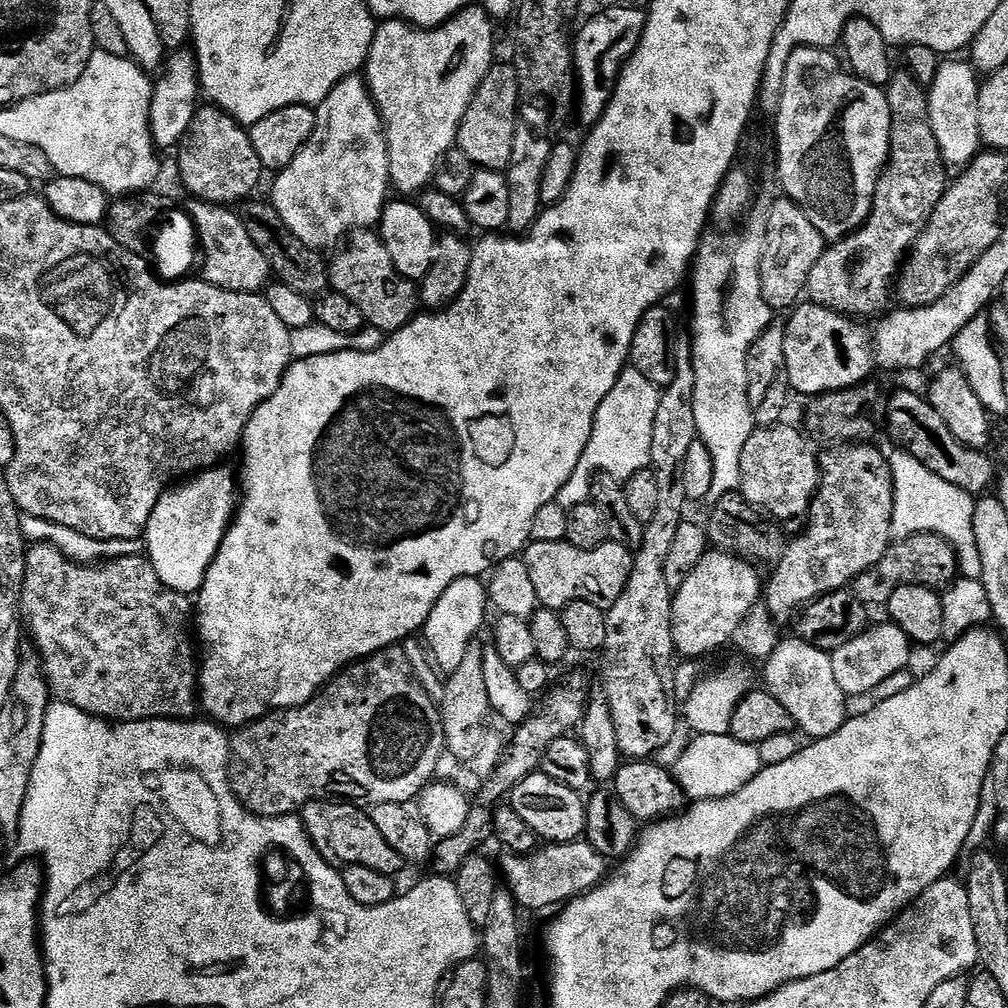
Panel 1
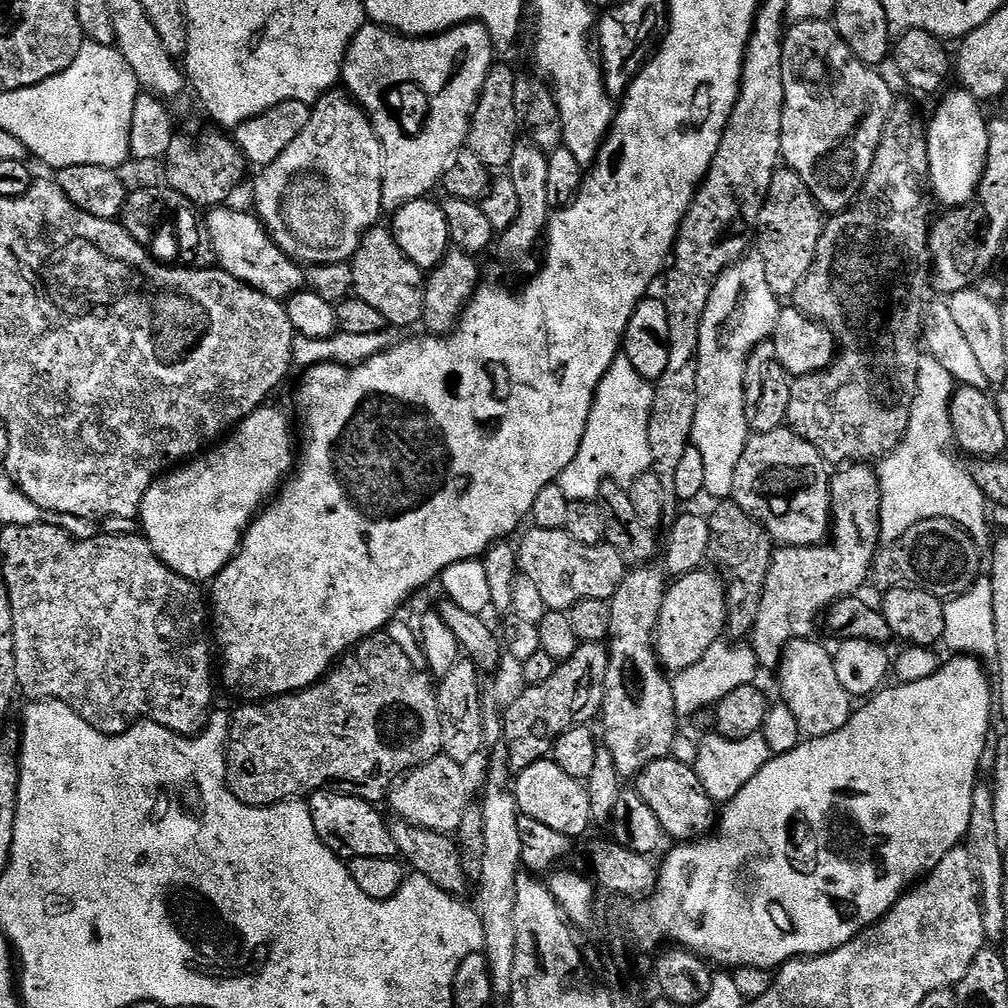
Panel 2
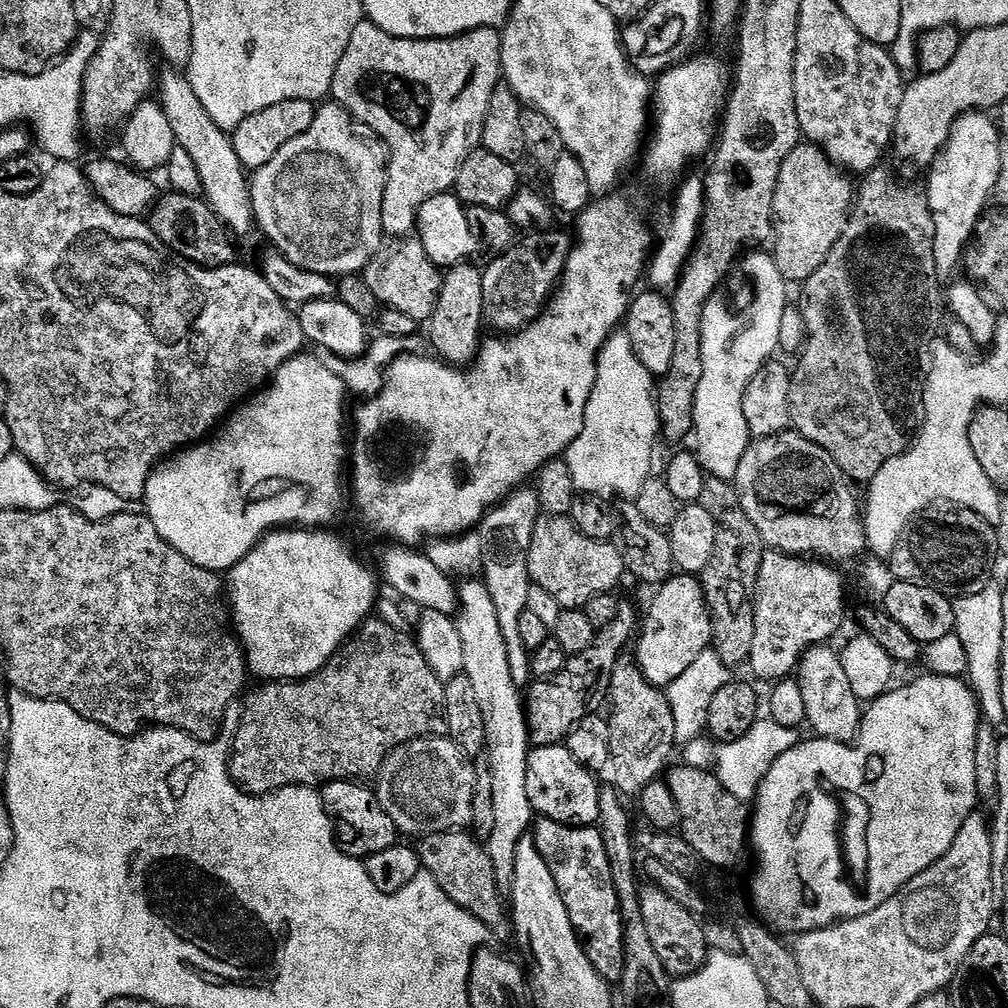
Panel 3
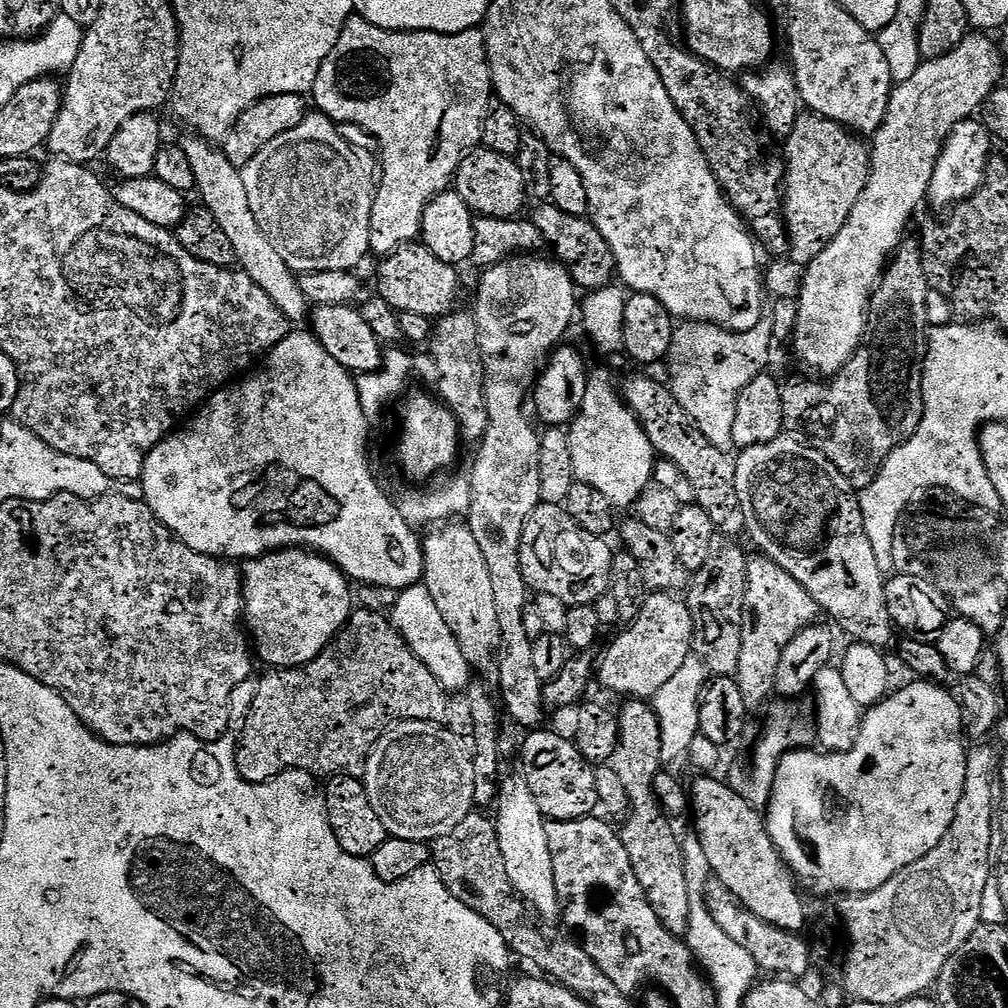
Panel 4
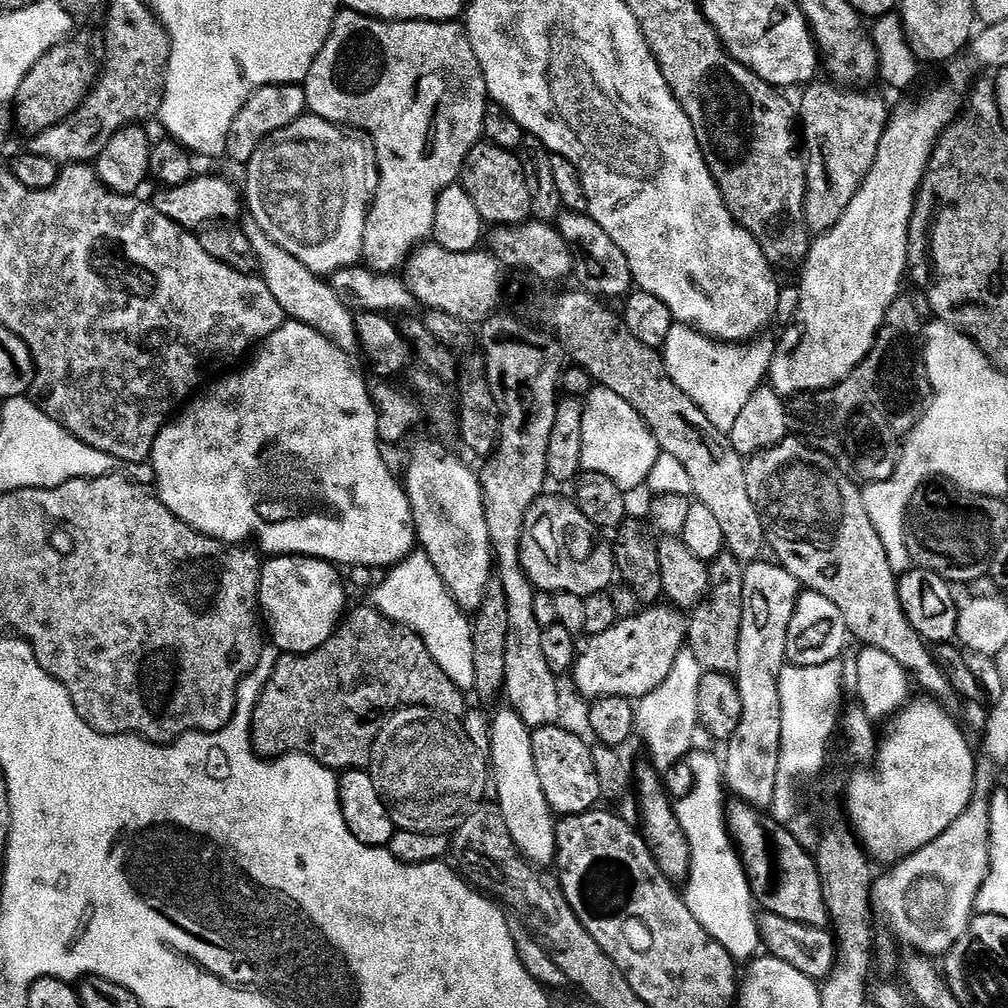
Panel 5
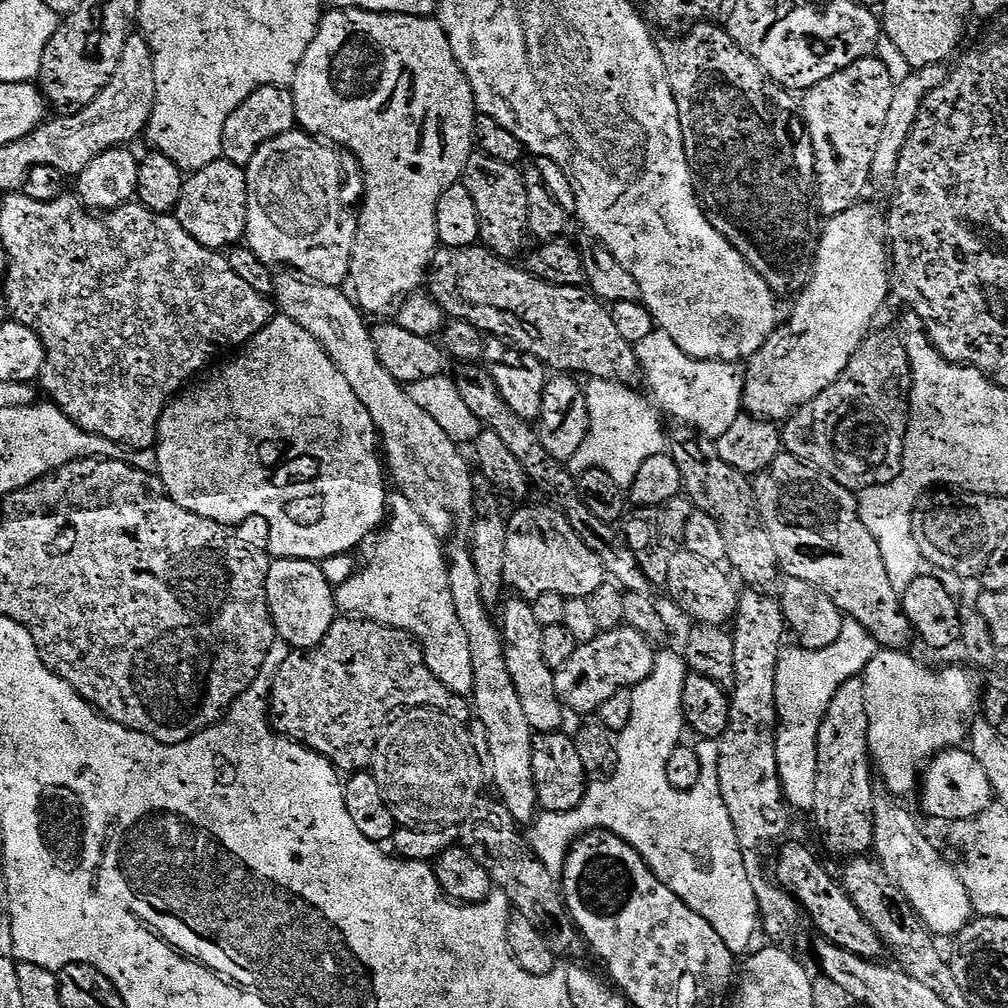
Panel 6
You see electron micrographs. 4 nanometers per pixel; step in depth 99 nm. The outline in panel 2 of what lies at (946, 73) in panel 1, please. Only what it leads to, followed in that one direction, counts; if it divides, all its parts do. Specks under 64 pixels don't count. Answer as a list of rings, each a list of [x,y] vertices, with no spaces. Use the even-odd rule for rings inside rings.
[[[954,88],[939,104],[932,120],[929,119],[926,135],[928,137],[929,185],[933,195],[944,204],[943,207],[965,207],[975,199],[977,186],[984,176],[985,160],[989,152],[988,118],[985,118],[981,103],[968,91]]]

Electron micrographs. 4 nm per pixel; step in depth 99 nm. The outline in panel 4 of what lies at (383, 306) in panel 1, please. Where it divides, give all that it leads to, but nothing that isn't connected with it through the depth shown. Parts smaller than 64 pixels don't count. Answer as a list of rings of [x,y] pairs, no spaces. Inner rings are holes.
[[[413,242],[397,248],[395,252],[383,257],[380,263],[380,277],[376,284],[380,287],[379,299],[400,314],[422,314],[429,318],[447,316],[449,312],[457,307],[456,299],[460,296],[460,276],[455,267],[442,258],[434,255],[430,249],[425,248],[423,243]]]

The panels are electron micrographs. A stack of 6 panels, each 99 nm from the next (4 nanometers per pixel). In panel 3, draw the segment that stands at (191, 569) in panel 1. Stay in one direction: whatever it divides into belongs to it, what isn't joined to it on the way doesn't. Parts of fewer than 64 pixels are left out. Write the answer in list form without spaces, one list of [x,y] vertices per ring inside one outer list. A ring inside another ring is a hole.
[[[297,354],[285,361],[278,371],[272,373],[267,383],[255,395],[245,399],[215,429],[211,438],[205,439],[203,442],[193,443],[191,446],[175,453],[170,462],[161,463],[148,475],[142,497],[142,504],[148,507],[146,509],[148,519],[154,522],[158,534],[162,534],[162,538],[167,544],[174,546],[174,550],[178,550],[178,554],[182,554],[187,560],[194,562],[194,566],[202,566],[211,572],[224,574],[232,569],[255,544],[260,543],[273,530],[287,530],[295,527],[324,530],[332,526],[332,523],[339,518],[340,511],[344,508],[344,496],[346,500],[346,484],[345,481],[344,484],[340,481],[340,475],[343,472],[345,475],[346,472],[346,428],[344,432],[344,396],[346,397],[346,389],[344,383],[339,380],[338,374],[332,374],[330,370],[326,370],[326,366],[323,365],[320,358],[304,355]]]

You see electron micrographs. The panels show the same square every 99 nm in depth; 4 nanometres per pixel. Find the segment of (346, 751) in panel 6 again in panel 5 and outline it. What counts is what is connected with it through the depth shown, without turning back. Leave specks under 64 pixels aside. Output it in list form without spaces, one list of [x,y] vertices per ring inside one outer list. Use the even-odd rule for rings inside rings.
[[[371,606],[356,608],[341,619],[336,633],[318,650],[301,656],[281,655],[264,689],[256,697],[256,709],[252,715],[250,731],[252,746],[257,756],[275,758],[289,754],[309,756],[313,762],[339,770],[360,770],[369,763],[371,750],[376,743],[377,726],[368,726],[368,716],[374,710],[393,705],[402,708],[429,708],[444,718],[460,716],[464,712],[465,693],[460,691],[444,671],[434,662],[430,650],[406,626],[395,624]]]

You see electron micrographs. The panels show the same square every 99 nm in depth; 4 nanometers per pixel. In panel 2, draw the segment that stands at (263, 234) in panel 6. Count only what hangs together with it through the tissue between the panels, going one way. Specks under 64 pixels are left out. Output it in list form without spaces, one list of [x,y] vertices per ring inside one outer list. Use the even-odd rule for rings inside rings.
[[[333,90],[325,92],[312,108],[312,117],[306,126],[306,130],[302,130],[302,134],[298,134],[298,138],[294,138],[294,142],[282,152],[280,157],[273,164],[267,165],[261,172],[264,173],[256,180],[255,215],[260,217],[264,227],[272,234],[276,234],[276,231],[279,230],[281,220],[288,227],[289,234],[304,247],[304,252],[312,259],[311,263],[313,265],[334,265],[351,261],[357,250],[360,249],[360,243],[362,242],[364,233],[369,228],[377,227],[379,220],[376,219],[382,216],[384,206],[384,195],[382,194],[382,182],[384,181],[384,147],[378,138],[378,134],[372,128],[372,121],[368,119],[368,113],[352,99],[351,95],[345,94],[343,91]]]

